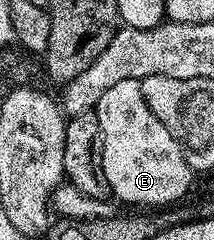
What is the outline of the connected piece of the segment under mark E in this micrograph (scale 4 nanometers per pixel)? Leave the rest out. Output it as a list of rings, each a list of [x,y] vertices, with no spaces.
[[[140,79],[121,80],[113,88],[105,88],[105,96],[97,100],[94,111],[108,191],[116,194],[114,197],[120,203],[135,206],[131,208],[167,208],[179,204],[191,186],[193,171],[178,140],[149,112],[149,104],[141,96]]]

